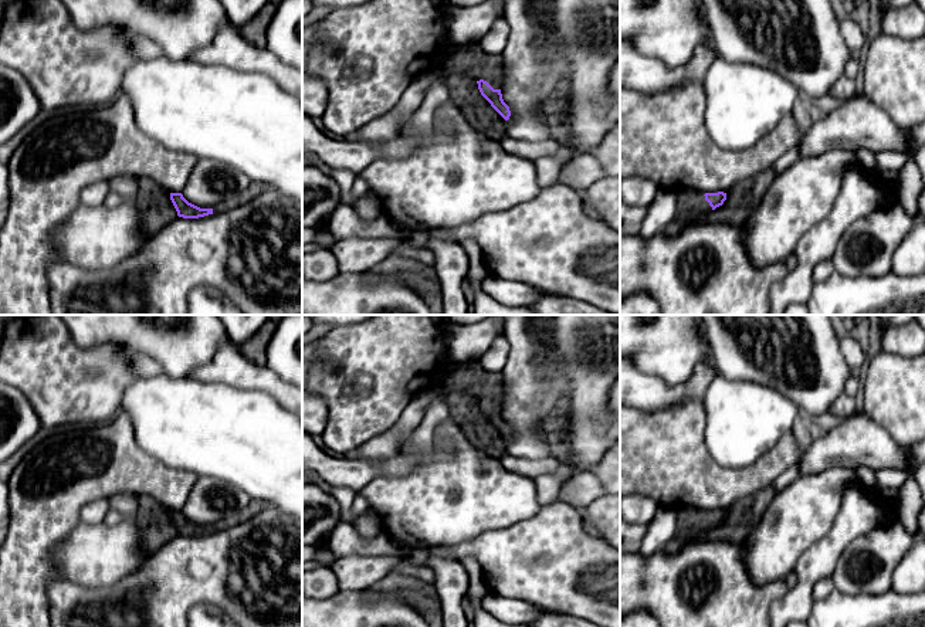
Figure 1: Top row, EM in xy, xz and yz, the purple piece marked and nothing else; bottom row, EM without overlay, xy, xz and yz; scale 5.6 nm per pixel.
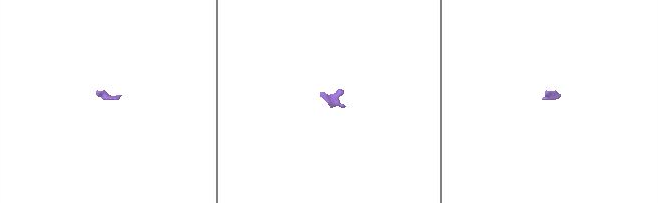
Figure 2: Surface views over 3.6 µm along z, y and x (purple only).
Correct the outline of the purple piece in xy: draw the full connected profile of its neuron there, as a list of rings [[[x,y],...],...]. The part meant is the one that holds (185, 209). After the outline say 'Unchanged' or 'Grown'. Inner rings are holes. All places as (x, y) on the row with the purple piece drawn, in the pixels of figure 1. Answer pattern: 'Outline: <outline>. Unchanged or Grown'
Outline: [[[251,182],[251,184],[241,193],[228,196],[224,201],[217,204],[213,209],[200,209],[192,203],[189,203],[182,193],[170,193],[170,200],[177,211],[179,217],[183,218],[199,218],[209,214],[218,214],[224,211],[230,211],[238,206],[244,206],[271,189],[268,184],[260,182]]]. Grown

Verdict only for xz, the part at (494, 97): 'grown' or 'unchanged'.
grown

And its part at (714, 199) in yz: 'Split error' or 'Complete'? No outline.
Split error

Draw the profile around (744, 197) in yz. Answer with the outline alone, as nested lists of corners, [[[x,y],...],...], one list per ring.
[[[773,167],[736,183],[726,192],[722,206],[701,216],[694,223],[728,223],[743,224],[762,201],[765,193],[775,179]]]

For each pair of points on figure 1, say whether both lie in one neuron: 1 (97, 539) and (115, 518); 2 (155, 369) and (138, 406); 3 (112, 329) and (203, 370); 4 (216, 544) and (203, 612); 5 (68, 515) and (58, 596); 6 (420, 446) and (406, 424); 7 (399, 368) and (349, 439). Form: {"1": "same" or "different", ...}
{"1": "different", "2": "different", "3": "different", "4": "different", "5": "different", "6": "different", "7": "same"}

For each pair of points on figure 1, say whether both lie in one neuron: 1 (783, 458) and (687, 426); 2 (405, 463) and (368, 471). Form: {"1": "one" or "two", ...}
{"1": "one", "2": "one"}

